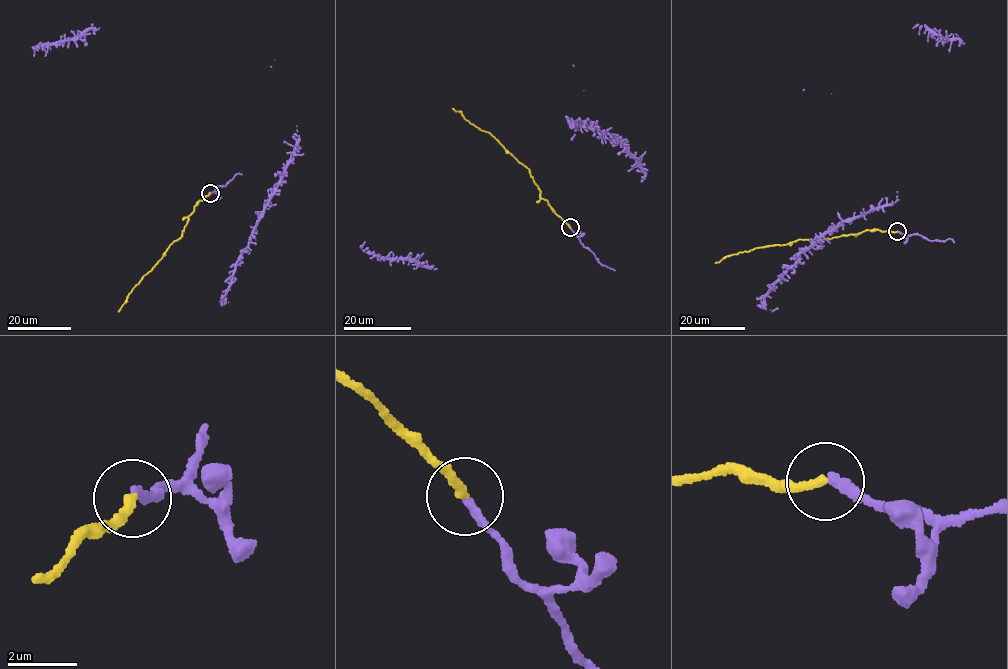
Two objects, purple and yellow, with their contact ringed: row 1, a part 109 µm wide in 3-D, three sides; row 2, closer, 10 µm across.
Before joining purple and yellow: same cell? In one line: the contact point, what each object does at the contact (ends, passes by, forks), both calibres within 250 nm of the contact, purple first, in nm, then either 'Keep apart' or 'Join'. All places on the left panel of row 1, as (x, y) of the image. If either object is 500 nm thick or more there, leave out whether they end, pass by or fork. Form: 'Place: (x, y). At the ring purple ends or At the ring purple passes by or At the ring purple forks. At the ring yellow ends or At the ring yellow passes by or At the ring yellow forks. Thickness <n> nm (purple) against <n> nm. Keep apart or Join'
Place: (210, 193). At the ring purple ends. At the ring yellow ends. Thickness 280 nm (purple) against 240 nm. Join

